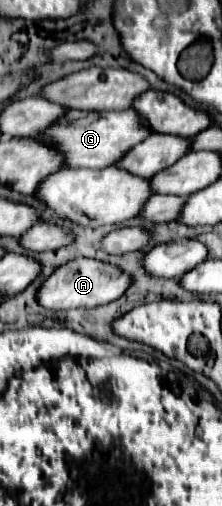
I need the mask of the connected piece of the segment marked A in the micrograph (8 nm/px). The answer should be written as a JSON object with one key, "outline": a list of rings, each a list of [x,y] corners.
{"outline":[[[75,259],[63,267],[59,267],[41,287],[37,293],[37,299],[43,307],[53,309],[53,311],[67,311],[67,309],[77,309],[77,307],[97,307],[111,303],[119,299],[129,285],[133,283],[133,277],[119,267],[95,259]]]}

